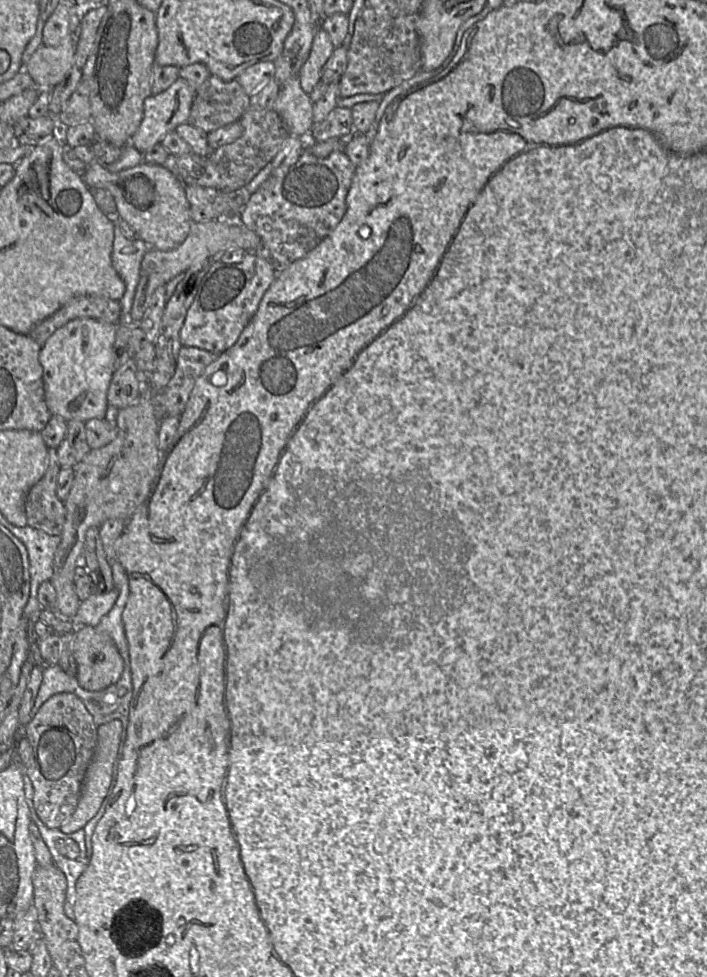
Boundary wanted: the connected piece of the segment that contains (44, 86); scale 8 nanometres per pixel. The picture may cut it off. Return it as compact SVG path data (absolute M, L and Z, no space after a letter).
M76 39L63 40L59 46L39 47L24 64L40 90L51 90L64 80L74 65Z

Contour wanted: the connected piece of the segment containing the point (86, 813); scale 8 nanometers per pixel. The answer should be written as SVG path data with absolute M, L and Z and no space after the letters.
M112 720L98 727L95 751L84 777L78 805L74 813L59 828L61 832L72 834L84 828L101 808L102 803L110 792L114 767L118 760L121 745L121 732L122 723L120 720Z

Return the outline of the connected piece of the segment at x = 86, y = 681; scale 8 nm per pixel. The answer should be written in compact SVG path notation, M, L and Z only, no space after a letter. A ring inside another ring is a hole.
M78 626L73 631L73 636L69 645L74 658L77 663L78 673L77 679L79 685L88 691L103 690L112 684L116 683L124 671L124 660L115 645L114 641L105 632L101 632L97 629L97 626Z

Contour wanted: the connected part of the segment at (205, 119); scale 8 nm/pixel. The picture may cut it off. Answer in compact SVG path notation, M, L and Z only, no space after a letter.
M211 75L194 93L187 123L206 133L238 121L250 107L250 96L245 93L237 79L225 82Z

